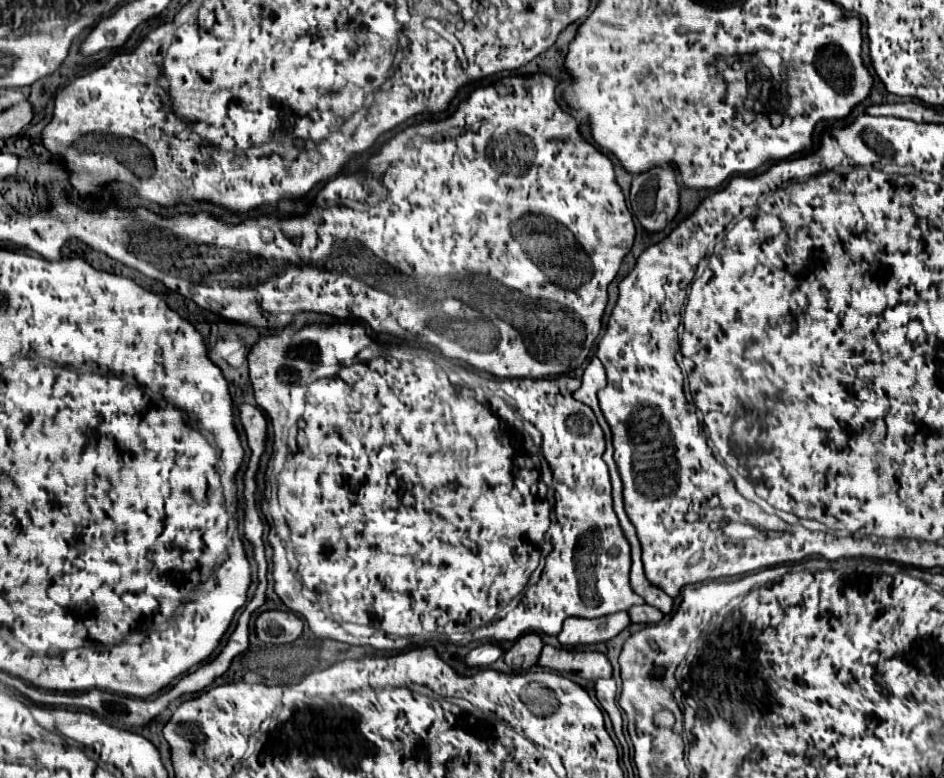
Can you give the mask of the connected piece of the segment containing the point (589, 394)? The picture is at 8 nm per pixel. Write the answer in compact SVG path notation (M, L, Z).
M591 356L591 358L589 358L589 364L587 364L583 376L581 376L581 388L575 390L573 396L575 396L575 400L581 400L581 402L585 402L587 406L593 408L593 412L595 412L595 416L597 416L597 422L599 422L599 426L601 426L603 432L605 432L607 442L611 442L609 426L607 426L607 422L605 422L605 418L603 418L601 410L599 410L599 402L597 402L597 392L599 392L601 388L605 388L605 386L607 386L605 368L603 368L603 364L601 364L595 356Z

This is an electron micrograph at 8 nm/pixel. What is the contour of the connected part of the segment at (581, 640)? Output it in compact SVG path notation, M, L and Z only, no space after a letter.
M627 612L611 614L609 618L601 620L587 620L587 618L567 618L563 622L563 630L559 632L557 640L563 646L587 646L599 644L615 638L623 628L629 626Z

